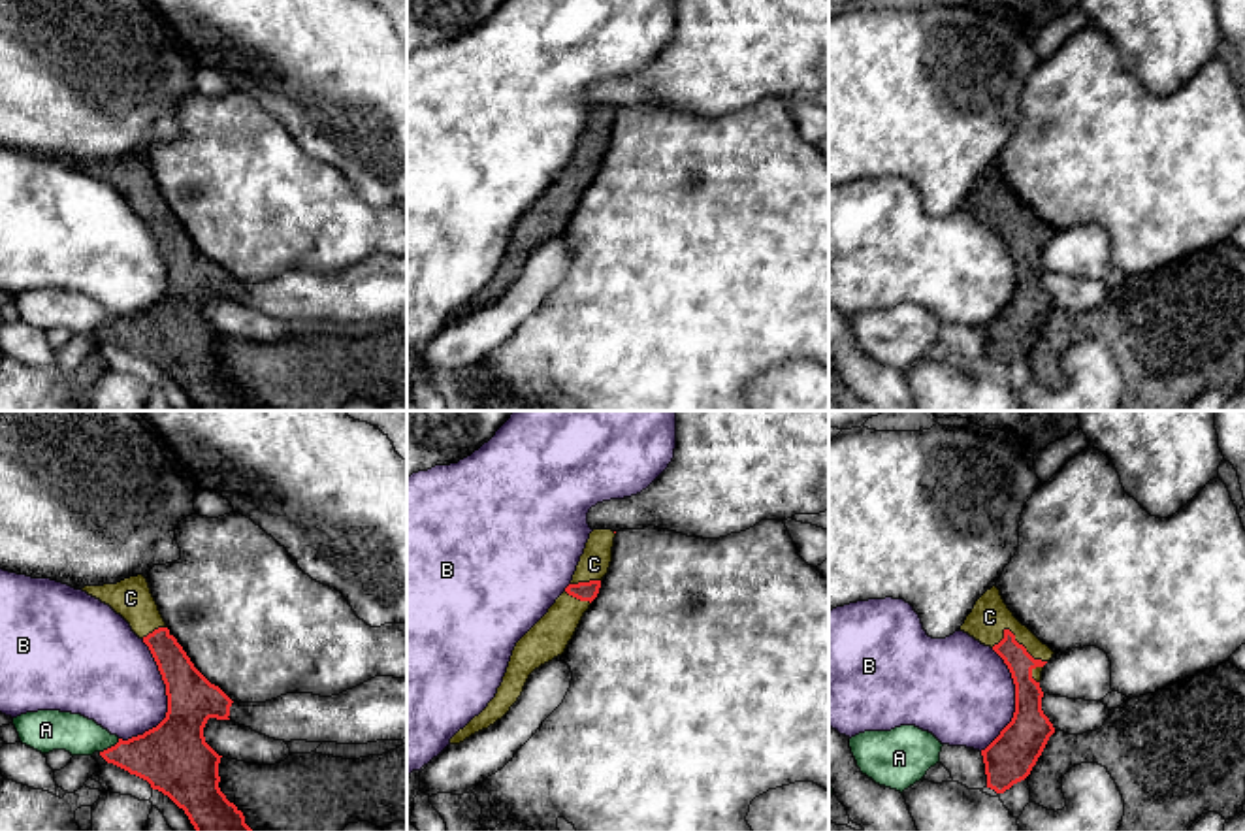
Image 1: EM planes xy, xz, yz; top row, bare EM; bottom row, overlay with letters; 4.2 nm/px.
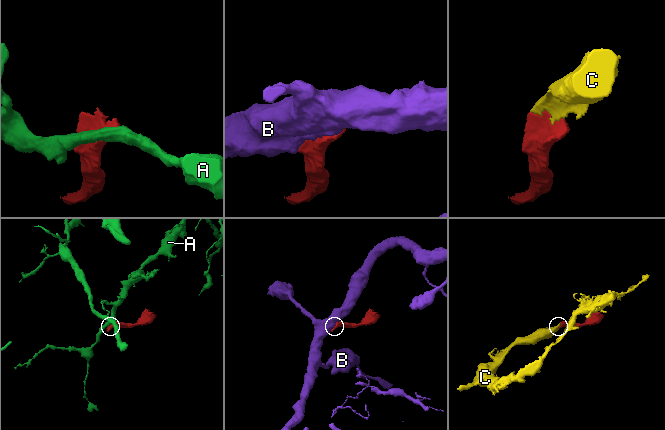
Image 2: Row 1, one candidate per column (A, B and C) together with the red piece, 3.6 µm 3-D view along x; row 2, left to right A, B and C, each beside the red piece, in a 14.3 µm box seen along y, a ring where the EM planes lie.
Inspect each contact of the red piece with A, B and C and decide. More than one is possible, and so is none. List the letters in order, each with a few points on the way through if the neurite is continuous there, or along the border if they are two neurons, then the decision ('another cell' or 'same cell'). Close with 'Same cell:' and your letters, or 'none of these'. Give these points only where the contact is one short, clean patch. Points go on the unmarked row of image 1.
A: border xy (119, 317), (100, 330); another cell
B: another cell
C: same cell
Same cell: C

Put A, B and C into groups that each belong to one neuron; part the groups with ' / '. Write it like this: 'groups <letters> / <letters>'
groups A / B / C

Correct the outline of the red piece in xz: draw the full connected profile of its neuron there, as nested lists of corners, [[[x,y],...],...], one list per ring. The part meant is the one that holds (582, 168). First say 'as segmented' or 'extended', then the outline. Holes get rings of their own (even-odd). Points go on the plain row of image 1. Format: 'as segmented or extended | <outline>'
extended | [[[593,107],[590,111],[571,162],[548,190],[516,220],[495,275],[450,317],[450,322],[460,322],[501,298],[522,273],[529,253],[565,230],[584,190],[597,175],[603,155],[608,151],[614,115],[612,107]]]

